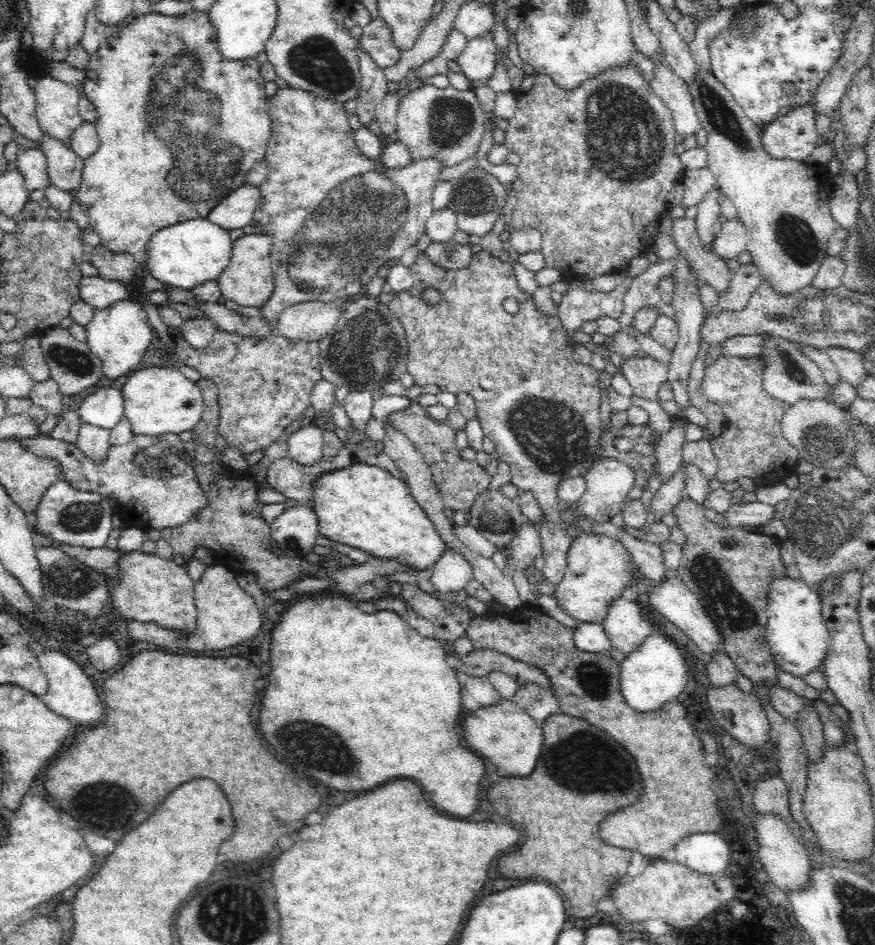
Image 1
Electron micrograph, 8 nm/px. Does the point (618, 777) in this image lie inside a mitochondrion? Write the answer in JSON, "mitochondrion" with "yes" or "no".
{"mitochondrion":"yes"}

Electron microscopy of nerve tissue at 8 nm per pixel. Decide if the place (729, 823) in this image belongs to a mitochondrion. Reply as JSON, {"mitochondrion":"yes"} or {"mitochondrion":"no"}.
{"mitochondrion":"no"}

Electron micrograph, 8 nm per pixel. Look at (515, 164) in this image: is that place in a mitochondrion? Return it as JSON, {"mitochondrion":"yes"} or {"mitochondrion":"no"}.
{"mitochondrion":"no"}

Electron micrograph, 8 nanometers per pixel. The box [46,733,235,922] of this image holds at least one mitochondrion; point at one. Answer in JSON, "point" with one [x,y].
{"point":[106,805]}

